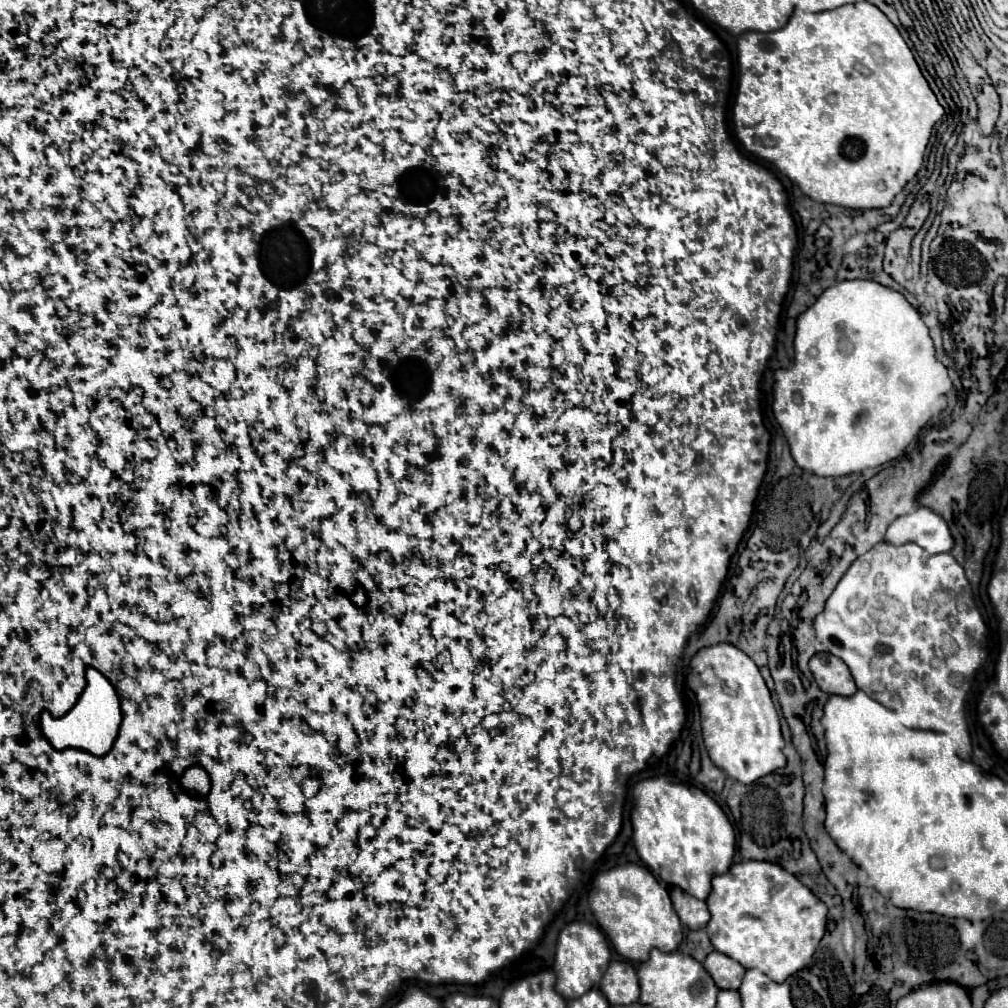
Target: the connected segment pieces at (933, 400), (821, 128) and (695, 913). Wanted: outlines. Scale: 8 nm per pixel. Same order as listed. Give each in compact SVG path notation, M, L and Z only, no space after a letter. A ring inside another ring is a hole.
M851 279L851 281L839 281L833 287L825 289L817 301L803 311L797 317L797 331L795 331L795 359L793 365L787 369L775 371L775 383L773 383L773 415L777 423L781 425L787 443L791 447L791 455L795 463L801 469L807 469L819 477L843 477L851 473L861 473L865 469L875 469L881 467L893 459L897 459L905 447L917 437L921 427L937 417L945 407L947 407L947 393L953 389L953 381L947 373L947 367L935 357L935 347L929 335L927 325L923 323L919 311L903 297L903 293L895 289L887 289L885 285L879 285L877 281L867 281L867 279Z
M857 1L851 5L837 7L833 11L821 11L821 13L809 13L795 9L789 23L777 31L771 33L755 33L747 31L739 37L739 71L741 71L741 81L739 81L739 91L733 107L733 127L735 135L743 143L745 151L761 157L769 163L773 163L783 175L787 175L793 183L799 185L799 189L811 197L817 203L831 203L831 205L841 205L847 209L877 209L877 207L887 207L893 197L905 187L907 181L911 181L917 171L921 169L925 147L931 137L933 125L943 117L943 107L939 105L937 97L933 95L931 87L927 85L925 77L921 75L921 69L907 47L905 39L901 37L899 29L873 5L867 1ZM883 181L887 185L885 191L877 189L877 183Z
M679 887L671 889L671 903L685 929L703 929L711 919L705 901L695 899Z

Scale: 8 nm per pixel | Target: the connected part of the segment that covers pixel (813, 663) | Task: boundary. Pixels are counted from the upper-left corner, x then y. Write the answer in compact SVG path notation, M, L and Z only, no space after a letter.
M823 651L811 657L809 669L825 693L835 693L835 695L853 695L857 691L855 681L849 673L849 667L835 655Z

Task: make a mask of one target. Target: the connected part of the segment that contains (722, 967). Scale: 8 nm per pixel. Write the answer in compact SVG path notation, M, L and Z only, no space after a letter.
M711 951L707 955L707 959L703 961L703 965L711 973L711 977L715 979L719 989L739 989L745 969L735 959L727 957L719 951Z

